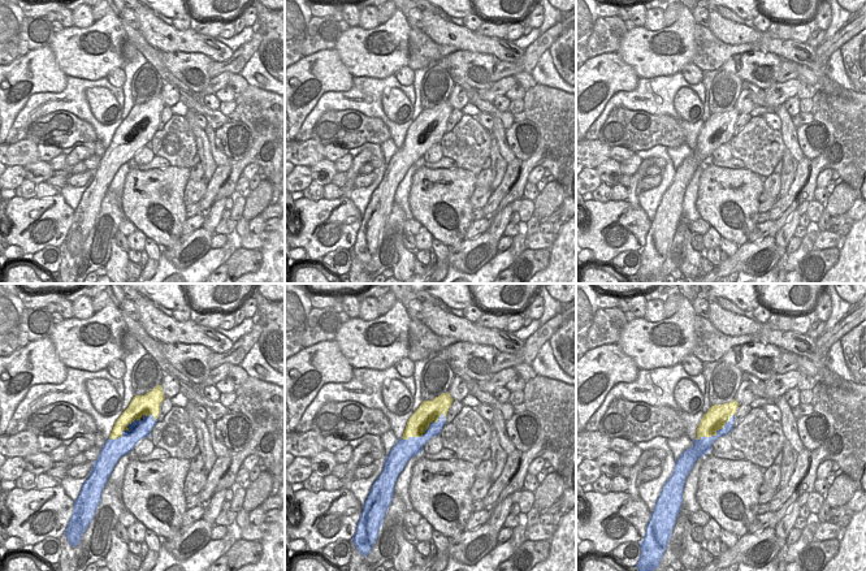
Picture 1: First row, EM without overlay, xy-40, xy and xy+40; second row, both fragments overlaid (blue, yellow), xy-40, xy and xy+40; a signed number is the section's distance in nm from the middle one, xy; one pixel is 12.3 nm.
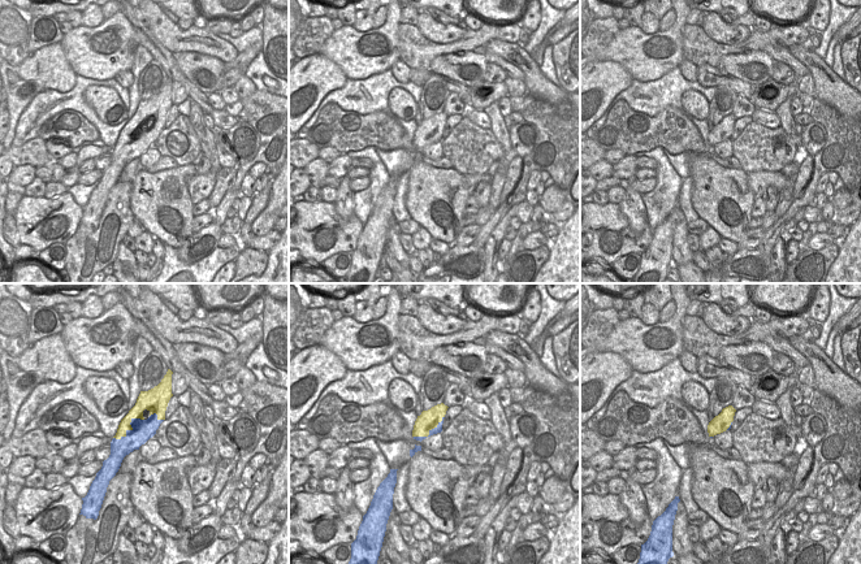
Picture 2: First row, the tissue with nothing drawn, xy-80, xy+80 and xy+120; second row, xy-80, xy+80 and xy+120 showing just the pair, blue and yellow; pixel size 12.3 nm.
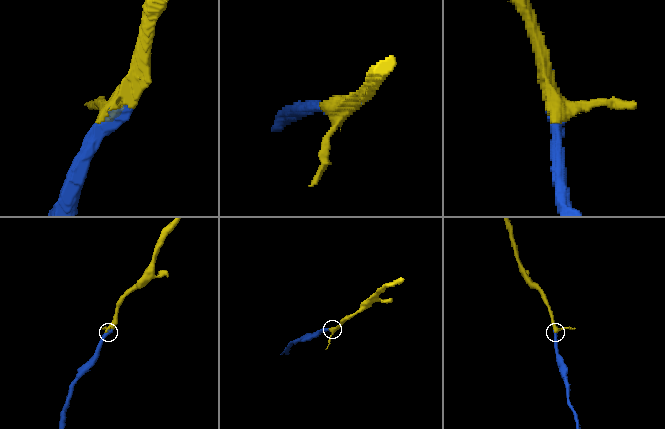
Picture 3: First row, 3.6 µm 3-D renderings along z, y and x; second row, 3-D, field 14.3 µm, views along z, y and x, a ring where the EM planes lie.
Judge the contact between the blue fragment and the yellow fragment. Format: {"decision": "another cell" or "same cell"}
{"decision": "same cell"}

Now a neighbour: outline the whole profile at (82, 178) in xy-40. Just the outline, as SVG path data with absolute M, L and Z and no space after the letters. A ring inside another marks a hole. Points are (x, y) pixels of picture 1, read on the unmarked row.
M86 170L78 174L70 174L66 183L75 187L85 186L92 178L92 173L94 170Z

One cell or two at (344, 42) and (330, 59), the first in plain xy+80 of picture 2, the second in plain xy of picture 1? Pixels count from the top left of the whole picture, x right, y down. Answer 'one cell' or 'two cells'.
two cells

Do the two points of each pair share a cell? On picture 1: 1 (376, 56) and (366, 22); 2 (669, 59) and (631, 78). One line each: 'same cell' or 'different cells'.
1: different cells
2: different cells

